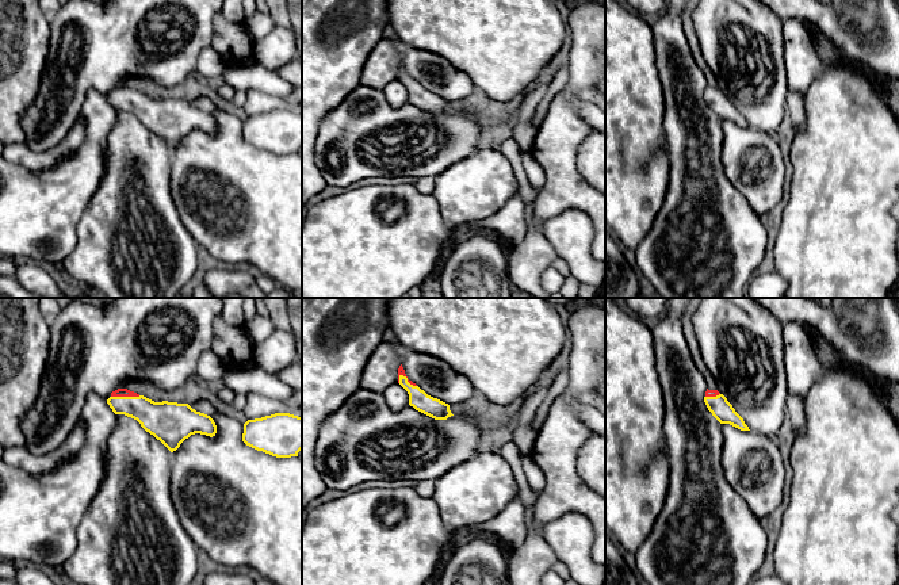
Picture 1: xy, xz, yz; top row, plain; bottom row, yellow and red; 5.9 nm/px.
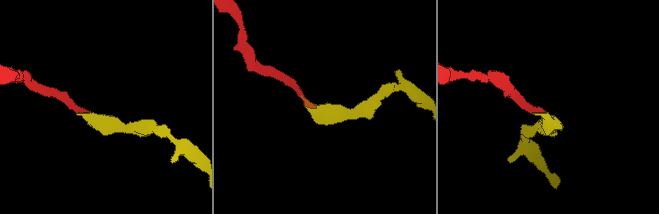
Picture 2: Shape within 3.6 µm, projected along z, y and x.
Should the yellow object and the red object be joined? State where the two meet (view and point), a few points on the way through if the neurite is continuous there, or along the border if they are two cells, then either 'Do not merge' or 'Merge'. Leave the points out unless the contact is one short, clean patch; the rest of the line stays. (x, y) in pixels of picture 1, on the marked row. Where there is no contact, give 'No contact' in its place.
Touches yellow at xy (125, 397). Merge

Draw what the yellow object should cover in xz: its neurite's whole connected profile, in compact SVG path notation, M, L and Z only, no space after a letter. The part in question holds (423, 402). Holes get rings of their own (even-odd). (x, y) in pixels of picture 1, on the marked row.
M402 364L398 368L398 383L408 391L409 405L416 410L435 420L447 420L448 417L454 416L448 404L428 395L416 383L409 381Z

